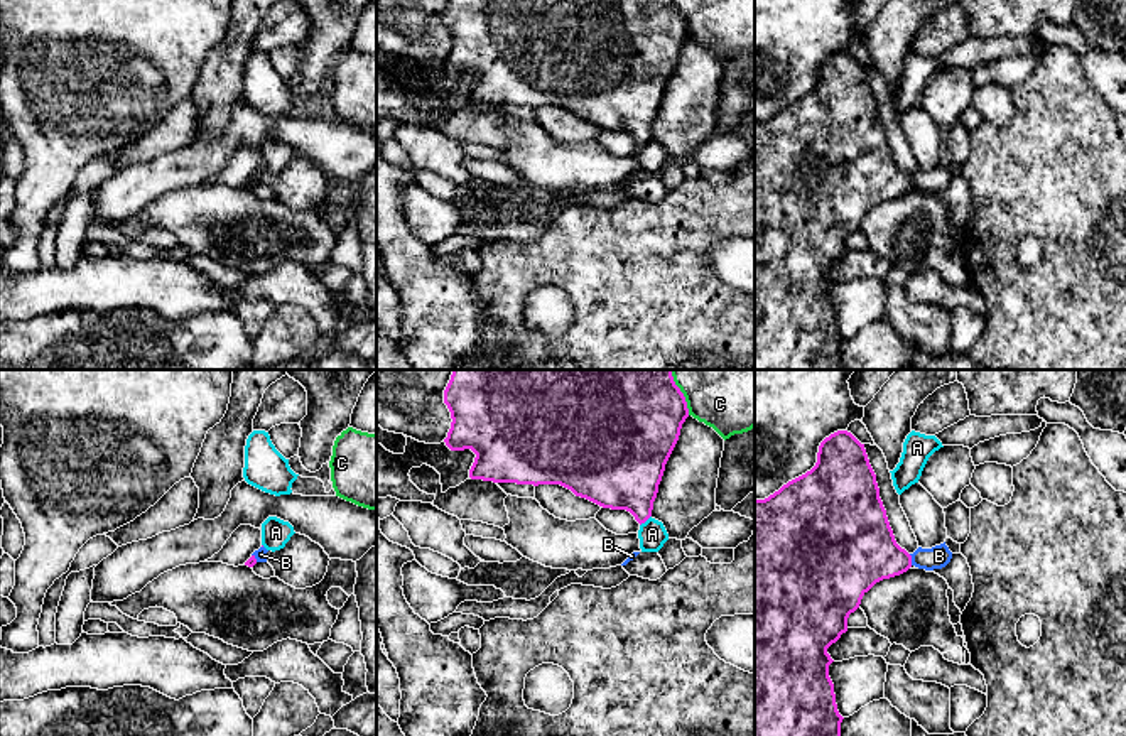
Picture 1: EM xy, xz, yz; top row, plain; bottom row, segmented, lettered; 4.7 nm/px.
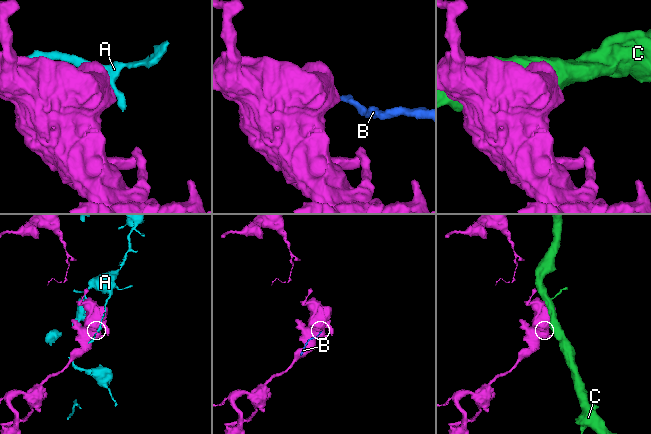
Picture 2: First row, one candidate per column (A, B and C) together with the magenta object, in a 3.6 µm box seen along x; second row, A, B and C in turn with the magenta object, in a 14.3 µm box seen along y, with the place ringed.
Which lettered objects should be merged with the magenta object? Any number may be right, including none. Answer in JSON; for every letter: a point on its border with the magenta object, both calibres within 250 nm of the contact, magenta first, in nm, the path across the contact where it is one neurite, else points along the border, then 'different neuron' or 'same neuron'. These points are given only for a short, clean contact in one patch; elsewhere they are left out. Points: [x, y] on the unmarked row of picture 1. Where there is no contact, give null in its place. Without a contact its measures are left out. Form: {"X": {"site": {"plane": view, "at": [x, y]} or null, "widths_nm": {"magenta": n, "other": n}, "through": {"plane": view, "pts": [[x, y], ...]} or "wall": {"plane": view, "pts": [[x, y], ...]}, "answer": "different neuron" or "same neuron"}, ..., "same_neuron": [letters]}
{"A": {"site": {"plane": "xz", "at": [645, 142]}, "widths_nm": {"magenta": 360, "other": 140}, "answer": "different neuron"}, "B": {"site": {"plane": "yz", "at": [910, 181]}, "widths_nm": {"magenta": 340, "other": 110}, "wall": {"plane": "yz", "pts": [[909, 176], [912, 186]]}, "answer": "different neuron"}, "C": {"site": {"plane": "xz", "at": [684, 19]}, "widths_nm": {"magenta": 400, "other": 280}, "answer": "different neuron"}, "same_neuron": []}

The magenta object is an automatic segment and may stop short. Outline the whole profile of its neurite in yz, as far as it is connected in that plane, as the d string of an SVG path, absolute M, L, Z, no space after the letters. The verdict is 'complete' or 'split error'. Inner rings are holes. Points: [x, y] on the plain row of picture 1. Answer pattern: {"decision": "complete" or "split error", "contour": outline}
{"decision": "complete", "contour": "M837 52L820 64L817 84L810 93L788 103L768 120L755 122L755 370L846 370L841 363L844 339L837 333L834 306L829 299L829 287L834 282L827 270L847 253L849 236L859 230L863 218L876 204L900 198L910 189L912 177L895 162L864 66L847 52Z"}

